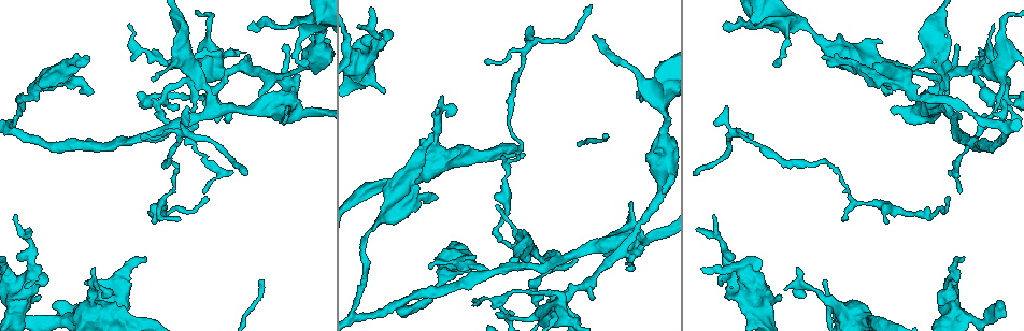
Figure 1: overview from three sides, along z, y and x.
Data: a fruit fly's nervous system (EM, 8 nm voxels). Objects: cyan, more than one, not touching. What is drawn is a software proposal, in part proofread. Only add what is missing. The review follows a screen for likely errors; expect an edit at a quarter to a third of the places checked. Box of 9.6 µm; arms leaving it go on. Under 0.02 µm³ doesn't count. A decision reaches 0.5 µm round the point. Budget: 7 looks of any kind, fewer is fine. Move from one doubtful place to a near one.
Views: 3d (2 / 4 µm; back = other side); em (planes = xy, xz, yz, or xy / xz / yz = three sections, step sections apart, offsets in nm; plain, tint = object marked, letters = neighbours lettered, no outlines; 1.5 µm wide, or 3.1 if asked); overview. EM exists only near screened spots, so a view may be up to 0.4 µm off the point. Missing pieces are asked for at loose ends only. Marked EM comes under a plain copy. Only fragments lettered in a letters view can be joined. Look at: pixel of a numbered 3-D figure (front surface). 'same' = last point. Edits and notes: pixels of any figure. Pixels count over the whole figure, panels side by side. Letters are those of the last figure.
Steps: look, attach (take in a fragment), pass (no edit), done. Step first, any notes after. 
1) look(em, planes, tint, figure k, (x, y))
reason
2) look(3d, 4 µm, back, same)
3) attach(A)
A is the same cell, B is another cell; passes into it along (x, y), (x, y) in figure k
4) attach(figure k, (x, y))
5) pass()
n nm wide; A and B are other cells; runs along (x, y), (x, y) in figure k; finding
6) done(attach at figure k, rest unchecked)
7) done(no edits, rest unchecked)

look(em, planes, letters, figure 1, (750, 137))
branch stops here

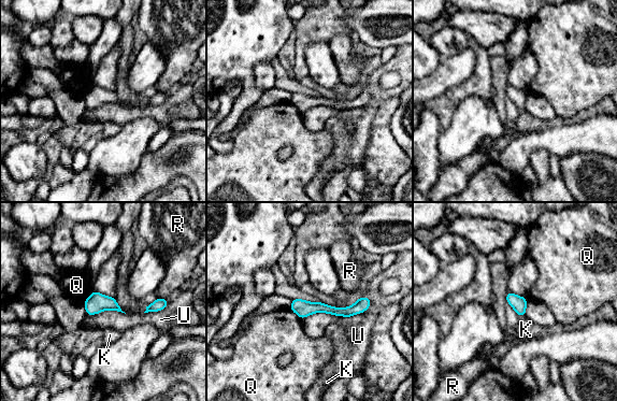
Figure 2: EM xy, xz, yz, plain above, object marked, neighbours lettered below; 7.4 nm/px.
pass()
110 nm wide; K, Q, R and U are other cells; border along (169, 302), (158, 311), (144, 313) in figure 2; none of them fits

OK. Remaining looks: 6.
look(3d, 4 µm, figure 1, (86, 285))
an open end

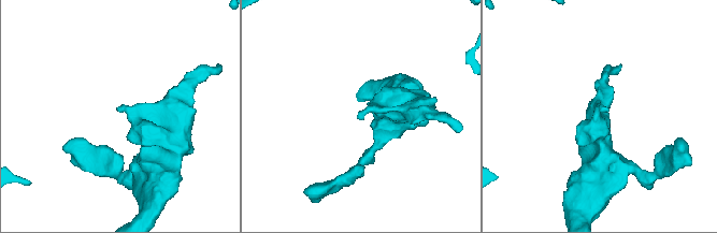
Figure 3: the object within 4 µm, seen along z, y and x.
look(em, planes, letters, figure 3, (122, 110))
now the EM

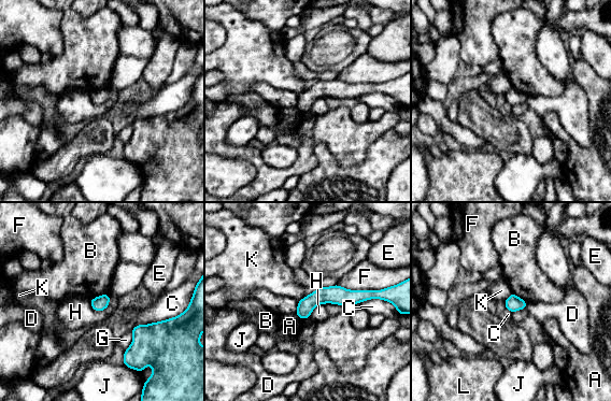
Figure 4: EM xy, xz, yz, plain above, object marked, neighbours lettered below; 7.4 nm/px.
pass()
A, B, C, D, E, F, G, H, J, K and L are other cells; border along (110, 296), (104, 309), (90, 306) in figure 4; none of them fits

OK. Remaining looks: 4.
look(em, planes, letters, figure 1, (593, 37))
branch stops here

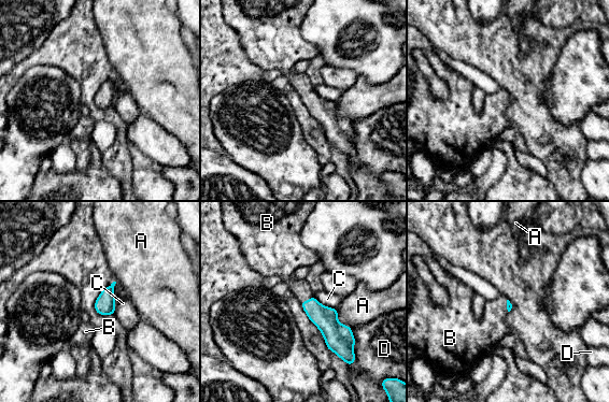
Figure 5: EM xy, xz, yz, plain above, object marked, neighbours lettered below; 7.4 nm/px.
attach(B)
B is the same cell, A, C and D are other cells; passes into it along (325, 318), (308, 300), (300, 289) in figure 5; the cell continues

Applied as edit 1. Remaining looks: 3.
done(attach at figure 5, rest unchecked)

